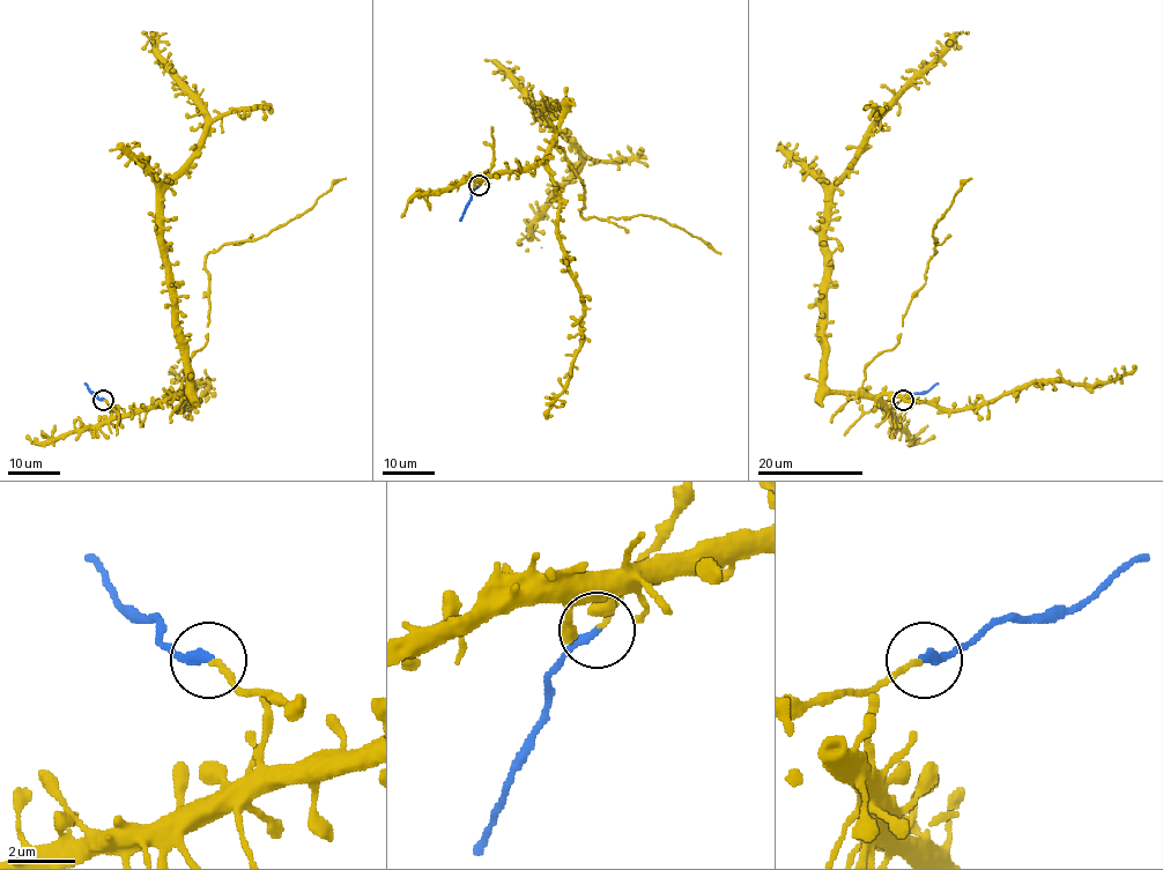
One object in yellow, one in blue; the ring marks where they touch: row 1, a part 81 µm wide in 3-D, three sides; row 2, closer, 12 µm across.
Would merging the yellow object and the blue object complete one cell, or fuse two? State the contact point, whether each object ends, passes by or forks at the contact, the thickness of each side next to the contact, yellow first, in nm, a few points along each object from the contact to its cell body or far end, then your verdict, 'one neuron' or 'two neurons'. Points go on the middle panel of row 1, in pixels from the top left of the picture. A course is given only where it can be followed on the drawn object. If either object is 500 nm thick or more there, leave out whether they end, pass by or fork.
(479, 185) | yellow ends | blue ends | 160/280 nm | yellow via (479, 185), (543, 156), (565, 108), (536, 109), (579, 153), (580, 165), (534, 222), (525, 251) | blue via (479, 185), (471, 193), (459, 221) | one neuron

